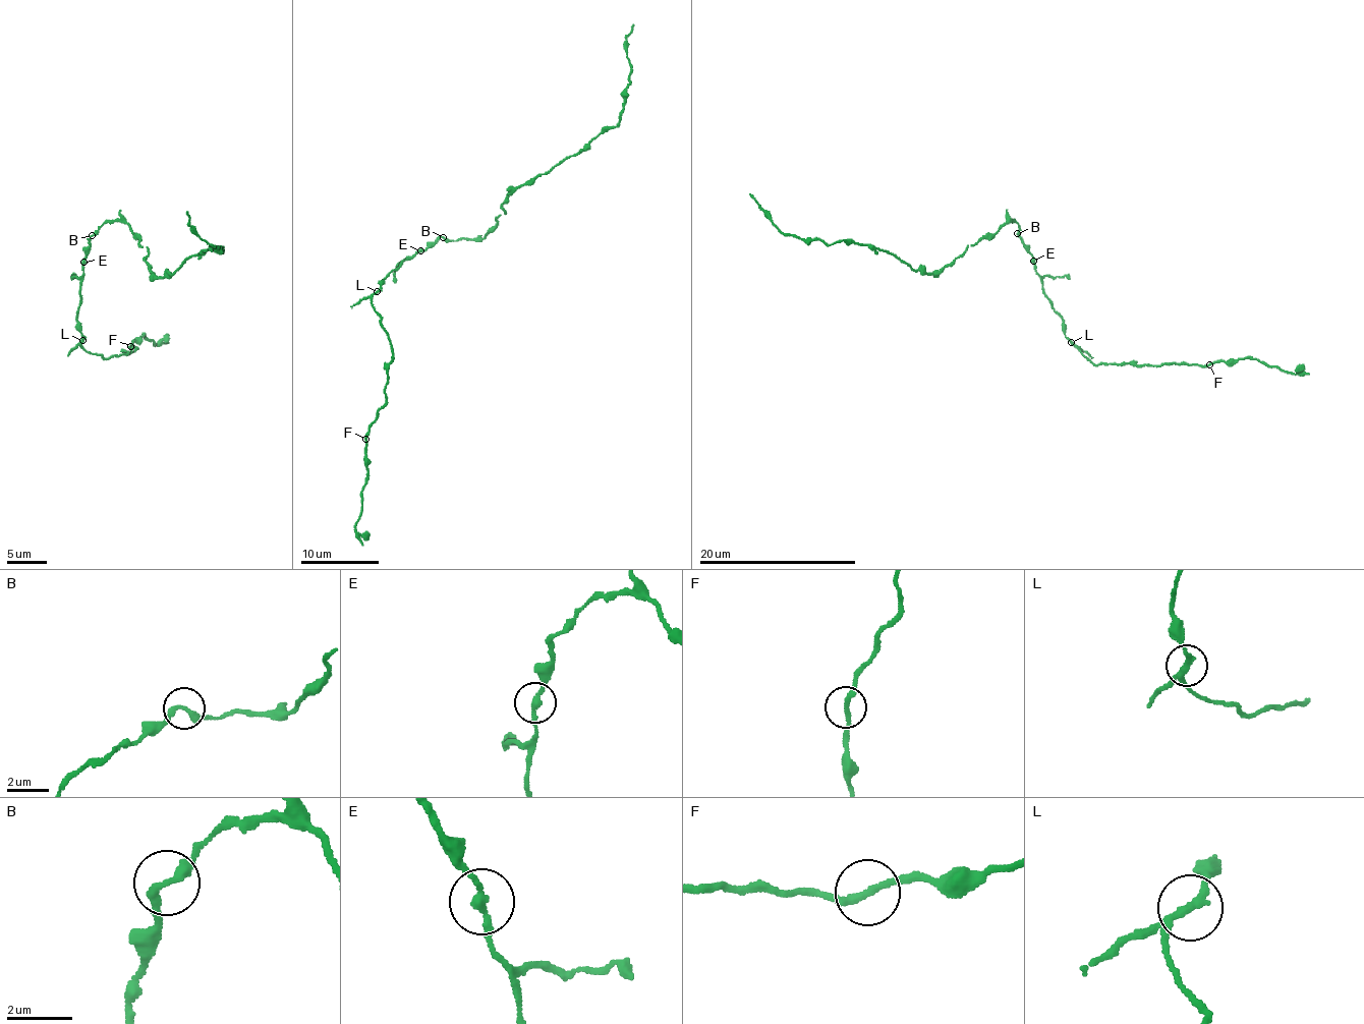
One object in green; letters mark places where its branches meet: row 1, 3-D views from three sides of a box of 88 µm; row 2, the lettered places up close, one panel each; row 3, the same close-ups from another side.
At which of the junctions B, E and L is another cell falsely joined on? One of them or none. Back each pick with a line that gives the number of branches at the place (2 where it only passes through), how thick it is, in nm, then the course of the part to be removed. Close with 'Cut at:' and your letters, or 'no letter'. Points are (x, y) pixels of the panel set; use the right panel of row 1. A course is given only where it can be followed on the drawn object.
L: 2 branches meet; 240 nm thick; foreign part runs (1071, 342), (1092, 364), (1204, 364), (1246, 357), (1295, 375), (1308, 374)
Cut at: L

